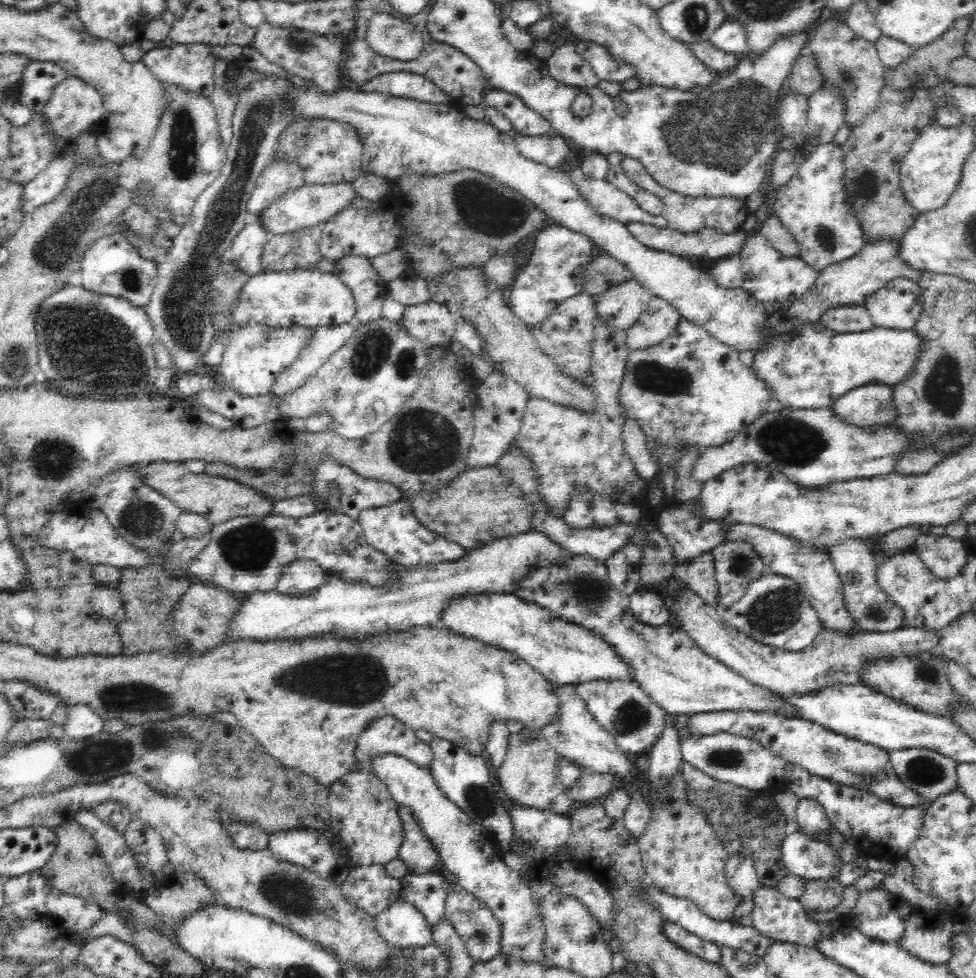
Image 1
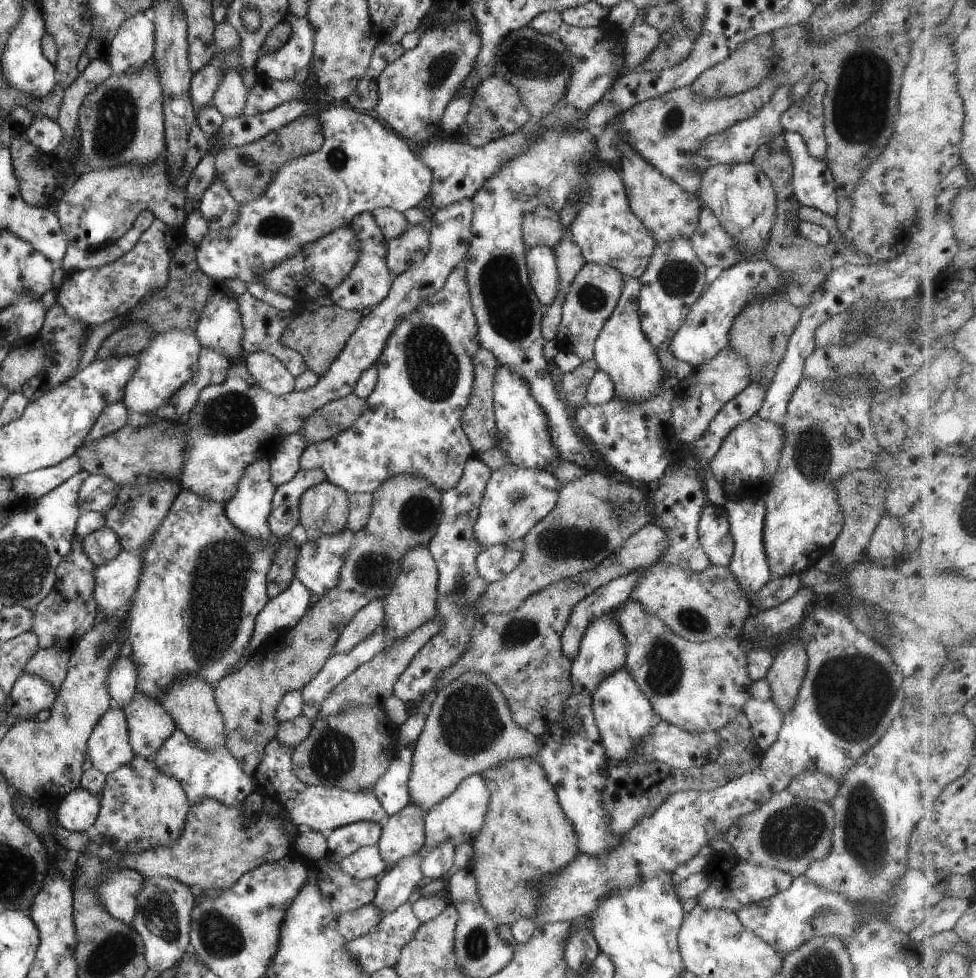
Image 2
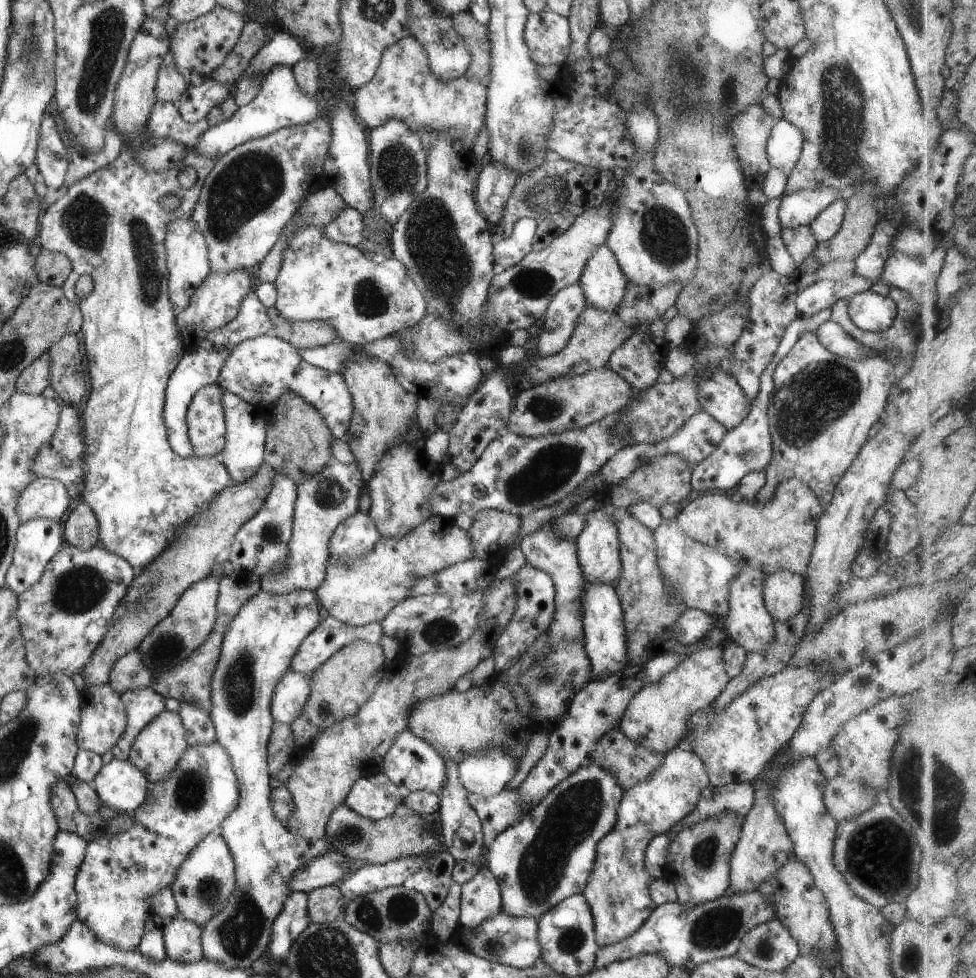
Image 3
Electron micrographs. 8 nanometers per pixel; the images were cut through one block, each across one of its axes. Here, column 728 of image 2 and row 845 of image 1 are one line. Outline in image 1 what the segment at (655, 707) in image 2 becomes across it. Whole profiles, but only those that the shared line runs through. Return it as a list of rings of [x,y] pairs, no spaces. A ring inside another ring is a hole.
[[[680,772],[672,780],[666,804],[654,804],[654,808],[651,808],[651,820],[637,842],[645,872],[656,888],[662,888],[662,892],[667,892],[672,896],[683,896],[694,901],[700,911],[713,920],[729,921],[740,902],[740,899],[734,895],[734,891],[728,887],[726,877],[724,877],[724,868],[729,855],[723,850],[721,841],[716,839],[714,829],[710,827],[705,815],[701,814],[701,810],[689,806],[687,783]]]

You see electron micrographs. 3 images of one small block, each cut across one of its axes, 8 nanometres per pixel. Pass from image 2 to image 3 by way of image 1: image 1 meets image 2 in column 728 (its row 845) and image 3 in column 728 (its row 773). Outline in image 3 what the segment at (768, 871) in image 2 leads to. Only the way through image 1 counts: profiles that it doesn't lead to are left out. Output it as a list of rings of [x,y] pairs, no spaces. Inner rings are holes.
[[[751,783],[725,784],[721,787],[705,786],[694,810],[669,831],[676,833],[682,827],[689,827],[700,819],[715,817],[722,811],[732,811],[743,822],[747,812],[752,808],[753,800]]]

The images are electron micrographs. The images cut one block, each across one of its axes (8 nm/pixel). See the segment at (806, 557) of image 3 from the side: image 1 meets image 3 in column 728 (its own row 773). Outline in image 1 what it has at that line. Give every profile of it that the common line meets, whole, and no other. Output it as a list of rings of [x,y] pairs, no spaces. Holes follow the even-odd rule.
[[[523,728],[509,736],[506,754],[501,767],[498,769],[498,780],[512,803],[524,807],[536,808],[540,811],[554,812],[560,815],[569,815],[573,801],[568,799],[564,786],[558,783],[558,753],[541,735],[538,729]]]

